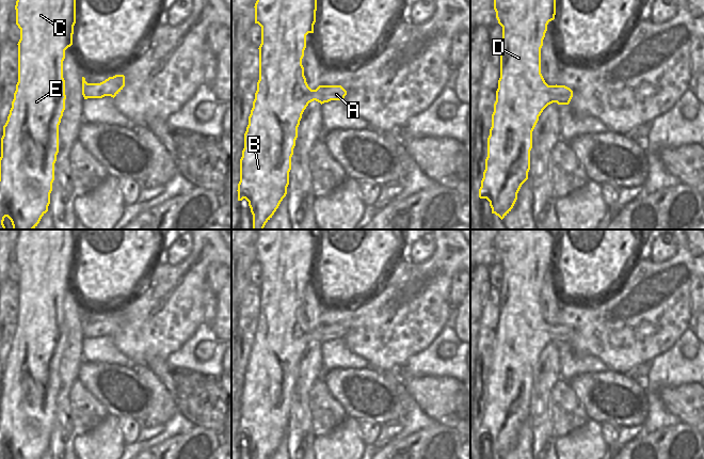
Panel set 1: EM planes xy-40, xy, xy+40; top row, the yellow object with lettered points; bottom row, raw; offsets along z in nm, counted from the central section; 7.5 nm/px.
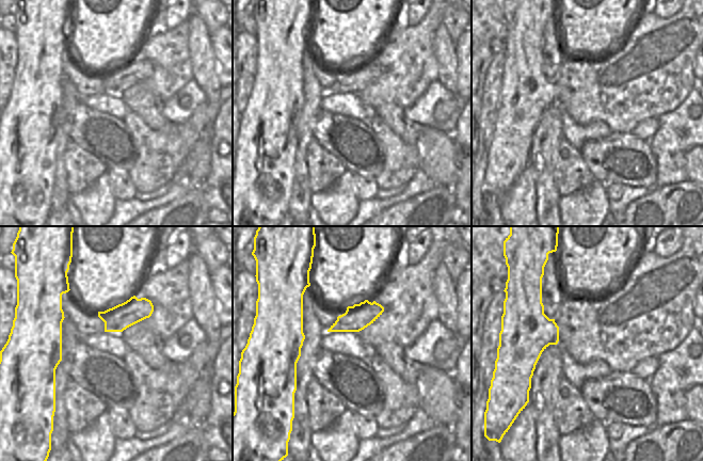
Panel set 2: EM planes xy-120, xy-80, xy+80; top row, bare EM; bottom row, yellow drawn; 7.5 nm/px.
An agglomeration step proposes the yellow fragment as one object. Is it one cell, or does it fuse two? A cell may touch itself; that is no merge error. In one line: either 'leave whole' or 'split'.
leave whole

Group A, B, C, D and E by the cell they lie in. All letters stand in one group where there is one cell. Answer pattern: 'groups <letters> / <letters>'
groups A B C D E

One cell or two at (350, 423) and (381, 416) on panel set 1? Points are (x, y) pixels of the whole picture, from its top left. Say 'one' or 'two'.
two

